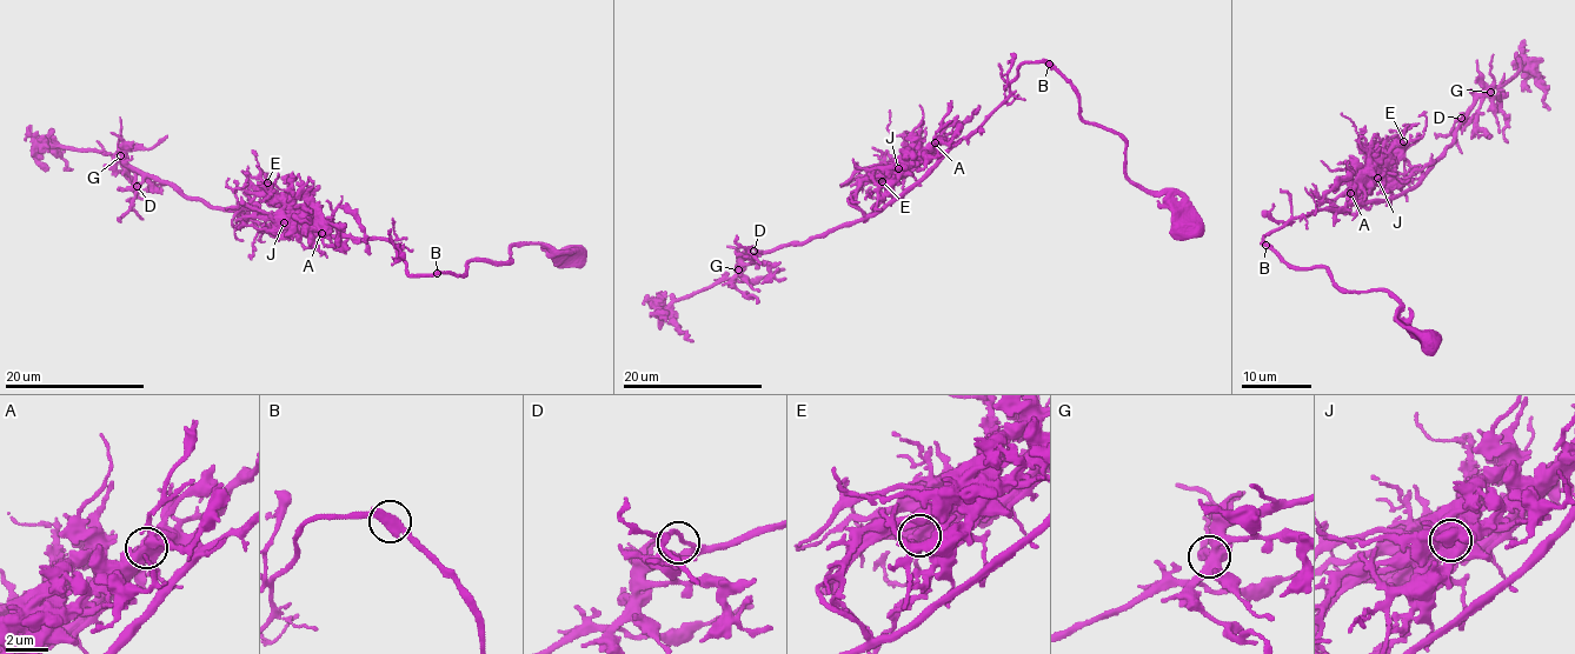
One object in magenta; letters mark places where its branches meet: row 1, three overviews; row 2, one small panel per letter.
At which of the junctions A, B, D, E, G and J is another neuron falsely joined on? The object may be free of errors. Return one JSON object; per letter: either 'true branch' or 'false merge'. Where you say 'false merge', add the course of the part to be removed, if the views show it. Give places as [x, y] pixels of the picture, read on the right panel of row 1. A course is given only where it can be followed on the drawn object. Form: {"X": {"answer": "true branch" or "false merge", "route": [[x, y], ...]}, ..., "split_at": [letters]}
{"A": {"answer": "true branch"}, "B": {"answer": "true branch"}, "D": {"answer": "true branch"}, "E": {"answer": "true branch"}, "G": {"answer": "true branch"}, "J": {"answer": "false merge", "route": [[1377, 177], [1376, 161], [1358, 142], [1354, 124], [1341, 113]]}, "split_at": ["J"]}

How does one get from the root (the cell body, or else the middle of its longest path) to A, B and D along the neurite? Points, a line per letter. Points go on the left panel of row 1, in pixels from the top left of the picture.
A: (571, 258), (525, 244), (505, 264), (470, 261), (462, 277), (411, 274), (389, 241), (321, 233)
B: (571, 258), (571, 264), (543, 244), (525, 244), (510, 248), (505, 264), (474, 259), (462, 277), (438, 273)
D: (571, 258), (525, 244), (462, 277), (411, 274), (374, 237), (281, 232), (150, 177), (137, 186)

